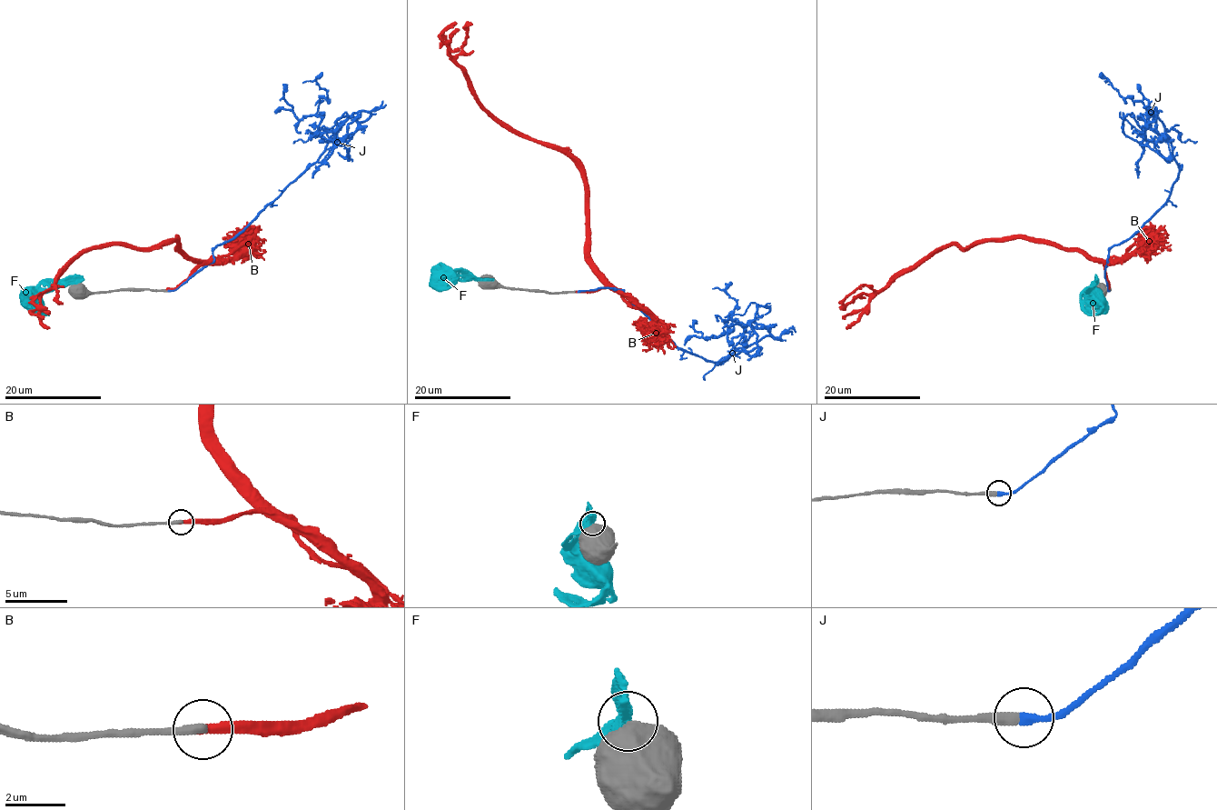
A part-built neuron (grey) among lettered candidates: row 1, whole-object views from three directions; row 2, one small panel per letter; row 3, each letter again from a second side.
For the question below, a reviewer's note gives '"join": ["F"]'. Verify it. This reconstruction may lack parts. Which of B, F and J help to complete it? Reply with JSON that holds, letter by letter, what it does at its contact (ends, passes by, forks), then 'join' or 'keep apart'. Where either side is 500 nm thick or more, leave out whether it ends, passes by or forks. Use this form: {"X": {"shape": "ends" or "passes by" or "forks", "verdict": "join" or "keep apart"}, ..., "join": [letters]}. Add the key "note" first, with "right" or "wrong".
{"note": "wrong", "B": {"shape": "ends", "verdict": "keep apart"}, "F": {"verdict": "keep apart"}, "J": {"shape": "ends", "verdict": "join"}, "join": ["J"]}

